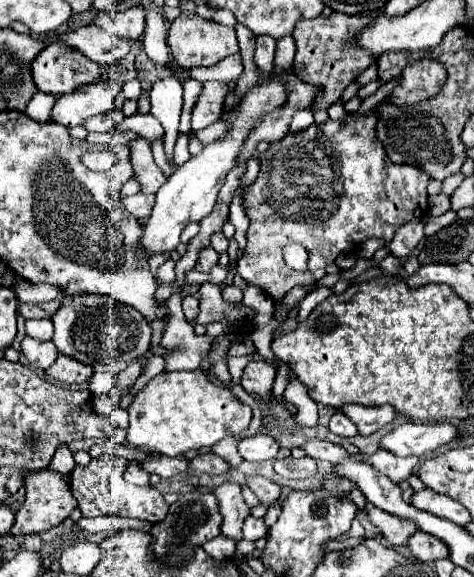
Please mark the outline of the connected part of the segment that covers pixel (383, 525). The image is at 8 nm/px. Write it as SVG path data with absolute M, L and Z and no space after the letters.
M372 504L366 506L366 512L370 516L370 522L380 530L380 534L392 544L392 546L406 546L408 538L418 532L418 526L414 520L406 520L394 514L386 514Z

